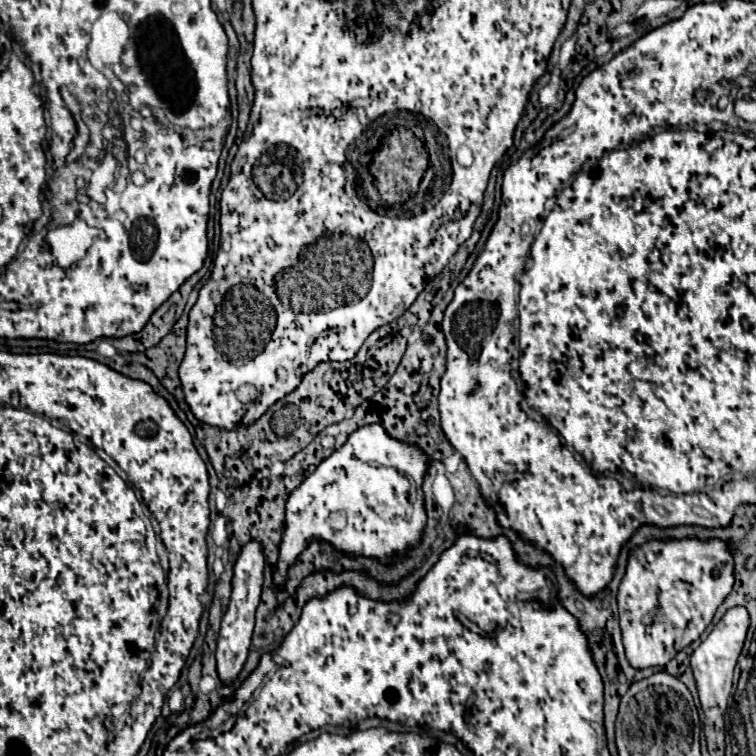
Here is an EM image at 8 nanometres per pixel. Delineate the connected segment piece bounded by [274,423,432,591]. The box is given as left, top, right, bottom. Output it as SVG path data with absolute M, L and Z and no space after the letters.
M380 423L364 425L354 431L348 441L336 449L328 459L324 459L318 469L308 475L286 501L286 527L280 543L280 559L274 571L274 587L278 591L286 589L288 569L298 563L300 553L314 541L330 543L338 553L348 557L368 557L378 559L382 565L394 565L404 559L406 553L422 543L424 527L426 527L426 507L424 507L424 491L422 483L430 469L430 455L420 451L420 447L404 443L400 439L392 439Z

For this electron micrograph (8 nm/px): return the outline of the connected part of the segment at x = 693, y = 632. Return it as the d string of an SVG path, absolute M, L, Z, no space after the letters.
M648 541L630 551L628 569L618 589L620 629L626 659L636 669L664 667L678 651L700 639L716 609L734 585L734 559L726 543L712 541Z

